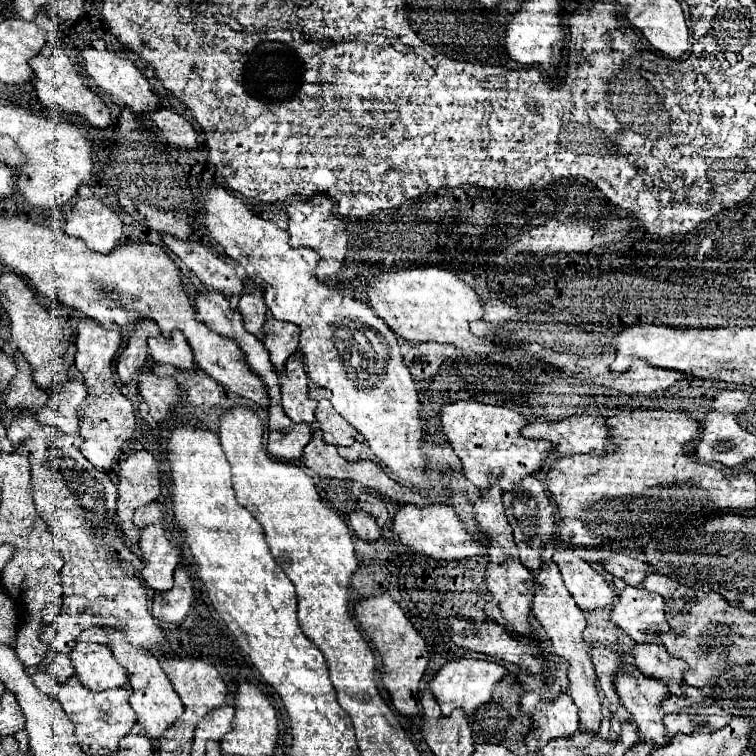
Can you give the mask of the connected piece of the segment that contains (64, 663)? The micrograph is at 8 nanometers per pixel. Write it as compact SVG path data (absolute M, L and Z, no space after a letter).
M56 656L50 664L50 674L60 682L60 684L66 684L66 680L70 676L74 676L74 664L70 662L68 656Z

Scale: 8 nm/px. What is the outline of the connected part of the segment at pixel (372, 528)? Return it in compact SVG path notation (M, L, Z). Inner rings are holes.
M356 510L356 512L348 514L348 520L350 520L350 526L354 528L354 532L360 538L366 538L366 540L378 540L380 538L380 528L370 514Z

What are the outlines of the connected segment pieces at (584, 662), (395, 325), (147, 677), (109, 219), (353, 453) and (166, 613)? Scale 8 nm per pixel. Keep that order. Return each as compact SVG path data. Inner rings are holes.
M544 548L542 550L542 570L534 572L534 578L538 580L538 588L536 588L536 598L532 602L532 610L536 620L542 624L546 636L552 640L554 644L554 652L568 664L568 678L570 678L570 696L574 700L574 704L580 710L580 730L588 732L588 734L598 734L600 728L600 720L602 720L602 704L600 704L600 692L598 692L598 684L596 684L596 674L594 674L594 666L592 660L588 658L584 640L582 640L582 632L586 628L586 616L584 612L574 604L574 598L570 596L570 592L566 592L566 586L562 584L562 576L558 572L558 566L552 562L552 552L554 548Z
M418 266L418 268L410 268L410 270L400 270L400 272L382 272L374 278L370 278L370 284L376 282L370 294L370 302L376 302L372 306L376 306L378 316L382 316L382 320L386 320L386 324L404 340L412 340L412 342L448 342L454 344L456 348L462 348L464 352L506 352L508 348L501 344L494 344L474 336L470 332L470 322L472 320L480 320L484 316L484 306L482 306L482 298L466 284L462 282L456 274L452 274L450 270L442 270L438 266Z
M108 628L108 638L110 638L110 650L116 656L116 660L126 668L128 672L128 680L132 686L132 696L130 696L130 706L138 716L138 724L142 726L142 732L146 736L150 736L152 740L160 740L166 732L166 728L170 728L170 724L174 724L174 720L178 720L178 716L182 716L184 708L180 702L180 696L174 692L168 676L164 674L164 670L160 668L158 658L144 650L144 648L136 648L132 646L122 632Z
M78 198L66 216L70 234L82 238L90 250L110 254L122 238L122 220L98 198Z
M355 441L352 446L349 447L337 447L337 451L341 457L348 461L358 460L360 458L360 454L363 448L363 443L360 441Z
M184 566L174 572L174 586L166 592L160 592L152 600L152 616L164 624L180 622L194 600L194 584Z

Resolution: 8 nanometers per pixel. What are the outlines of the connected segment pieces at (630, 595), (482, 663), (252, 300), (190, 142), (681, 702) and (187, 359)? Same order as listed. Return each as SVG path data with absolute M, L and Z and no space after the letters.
M614 578L618 588L618 604L612 608L612 620L636 642L658 642L660 632L668 632L664 606L660 594L648 592L642 586L628 586L624 580Z
M460 658L454 662L448 662L444 668L438 670L436 678L430 684L430 690L434 692L442 714L450 714L454 708L464 708L466 712L476 712L482 704L490 702L490 696L494 694L494 686L508 674L508 670L496 662L488 660L476 660L476 658Z
M254 290L248 292L240 298L238 310L242 312L244 318L244 328L256 336L262 338L262 324L264 324L264 316L266 316L266 308L264 308L264 294L262 290Z
M160 108L149 114L153 121L150 124L155 123L158 129L166 135L169 144L174 144L182 149L196 148L198 132L180 114L176 114L168 108Z
M670 694L667 700L664 700L660 706L664 714L680 712L688 707L684 697L673 694Z
M174 332L170 338L164 338L162 334L154 336L148 340L148 346L150 346L150 356L158 364L170 364L170 366L180 368L184 372L196 370L192 350L190 350L188 340L182 332Z

